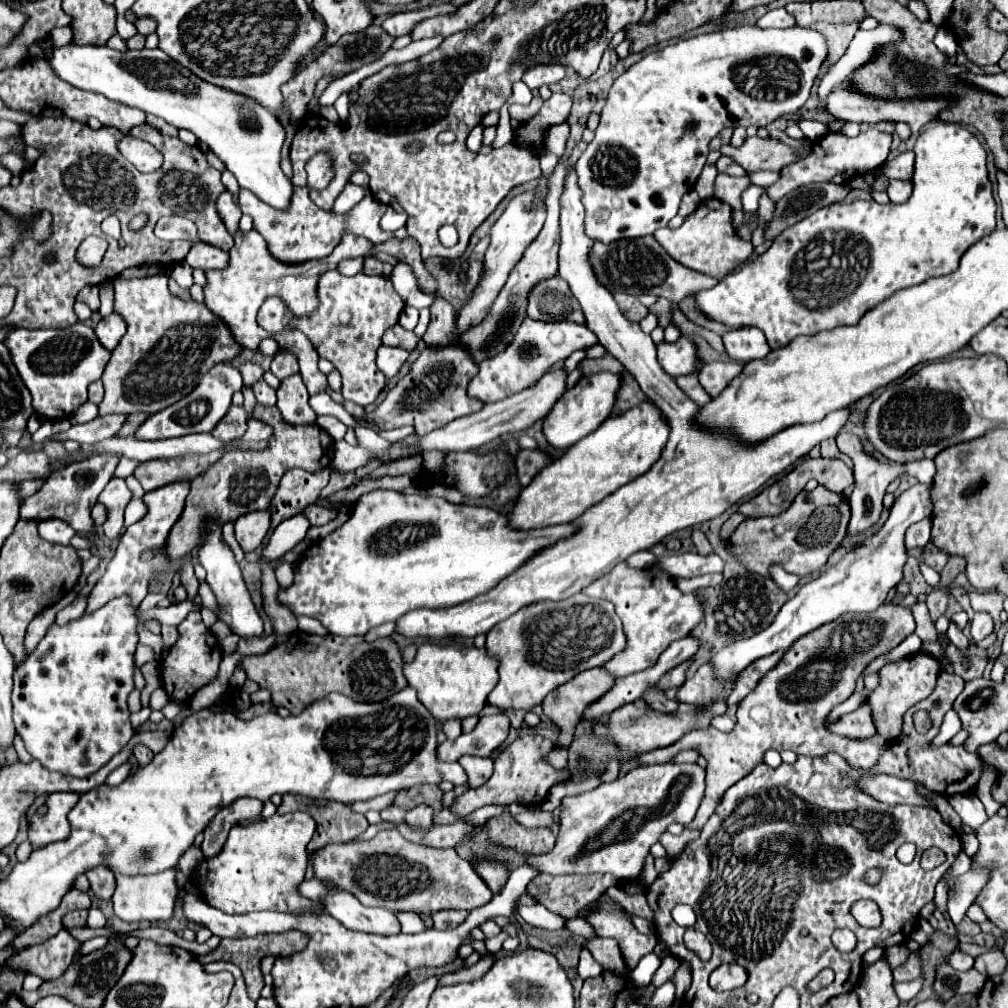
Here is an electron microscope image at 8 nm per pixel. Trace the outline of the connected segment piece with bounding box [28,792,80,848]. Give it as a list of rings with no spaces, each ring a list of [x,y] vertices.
[[[58,792],[50,794],[46,800],[48,812],[44,816],[34,814],[32,826],[28,832],[28,838],[32,846],[40,848],[50,842],[60,842],[70,836],[70,822],[68,812],[74,808],[74,804],[80,800],[78,792]]]

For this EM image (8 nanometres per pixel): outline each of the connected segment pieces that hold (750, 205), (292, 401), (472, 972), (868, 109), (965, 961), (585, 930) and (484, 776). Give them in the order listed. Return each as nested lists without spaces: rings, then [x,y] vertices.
[[[748,186],[748,188],[742,192],[740,200],[742,200],[744,212],[756,212],[756,210],[758,210],[758,198],[760,198],[762,192],[764,192],[762,186]]]
[[[300,374],[282,380],[278,388],[278,408],[288,424],[314,424],[316,414],[308,406],[308,392]]]
[[[484,954],[484,956],[480,956],[480,960],[472,968],[466,968],[466,970],[460,970],[460,972],[452,972],[452,974],[444,974],[438,984],[456,984],[456,982],[478,980],[488,972],[488,968],[492,964],[494,964],[494,956],[492,954]]]
[[[840,84],[836,90],[830,92],[828,96],[828,106],[826,112],[832,114],[834,118],[842,118],[848,122],[858,122],[858,124],[876,124],[876,122],[906,122],[910,126],[912,134],[918,134],[924,124],[936,118],[936,114],[946,108],[948,100],[946,98],[932,98],[932,100],[878,100],[874,96],[862,96],[860,92],[854,92],[848,84]]]
[[[954,950],[950,956],[946,956],[946,960],[956,970],[968,970],[968,968],[972,968],[972,962],[974,962],[972,956],[968,956],[968,954],[960,952],[960,950]]]
[[[584,918],[566,920],[564,928],[566,928],[566,930],[570,930],[572,934],[578,934],[578,936],[586,936],[586,938],[594,938],[594,930],[590,928],[590,924],[588,924]]]
[[[462,756],[460,760],[466,776],[468,786],[478,788],[478,784],[484,784],[492,774],[492,758],[478,758],[478,756]]]

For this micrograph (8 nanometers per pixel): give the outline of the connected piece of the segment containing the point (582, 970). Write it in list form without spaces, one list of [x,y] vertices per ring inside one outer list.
[[[582,950],[580,952],[580,964],[578,964],[578,976],[582,978],[582,980],[588,980],[588,978],[594,978],[594,976],[598,976],[600,972],[602,972],[604,968],[594,960],[594,956],[590,954],[590,950]]]

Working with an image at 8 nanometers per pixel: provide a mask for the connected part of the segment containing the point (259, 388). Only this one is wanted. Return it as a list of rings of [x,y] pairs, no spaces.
[[[258,380],[254,386],[252,386],[254,394],[256,394],[256,400],[264,406],[276,406],[276,390],[270,388],[264,380]]]

